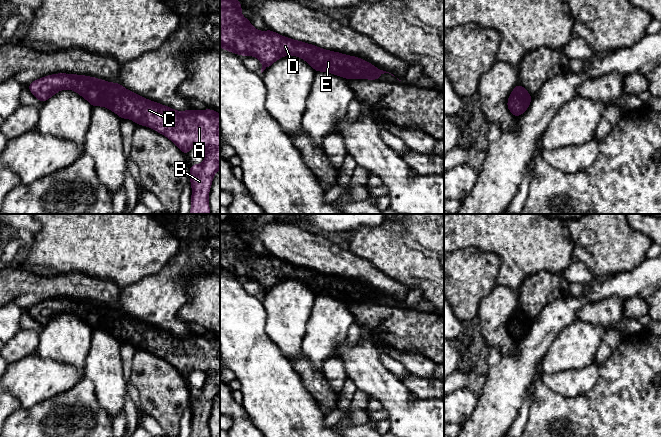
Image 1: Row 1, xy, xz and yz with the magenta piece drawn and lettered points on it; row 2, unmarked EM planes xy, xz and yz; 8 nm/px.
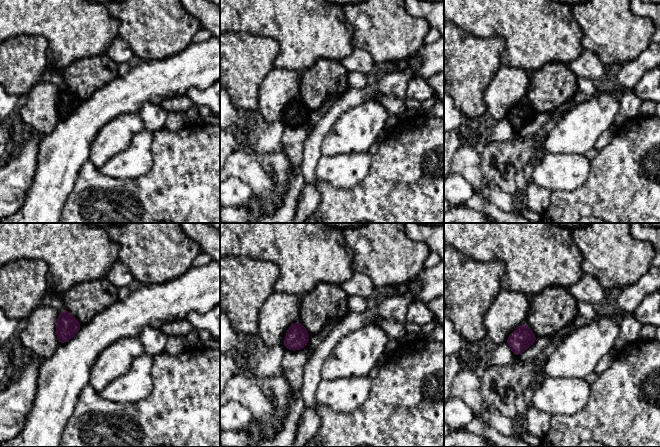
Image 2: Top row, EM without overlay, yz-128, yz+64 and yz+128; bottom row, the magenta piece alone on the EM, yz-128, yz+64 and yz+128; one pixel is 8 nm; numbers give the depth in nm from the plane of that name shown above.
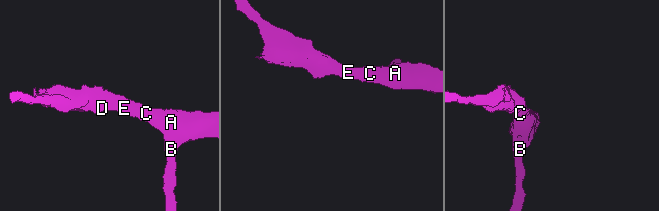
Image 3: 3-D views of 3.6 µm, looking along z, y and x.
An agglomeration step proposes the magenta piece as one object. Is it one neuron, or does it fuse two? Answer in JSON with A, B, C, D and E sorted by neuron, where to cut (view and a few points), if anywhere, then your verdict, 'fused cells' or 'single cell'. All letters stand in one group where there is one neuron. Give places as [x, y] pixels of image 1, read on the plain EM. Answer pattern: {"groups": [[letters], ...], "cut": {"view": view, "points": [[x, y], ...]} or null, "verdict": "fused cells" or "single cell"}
{"groups": [["A", "B", "C", "D", "E"]], "cut": null, "verdict": "single cell"}

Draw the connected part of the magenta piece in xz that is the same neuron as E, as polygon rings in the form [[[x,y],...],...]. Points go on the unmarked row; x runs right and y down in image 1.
[[[230,218],[220,221],[220,271],[242,281],[257,281],[262,286],[261,297],[286,279],[302,282],[316,296],[329,296],[347,304],[379,304],[382,298],[389,297],[357,280],[352,281],[293,264],[271,253],[261,256],[241,239],[242,232],[239,224]]]

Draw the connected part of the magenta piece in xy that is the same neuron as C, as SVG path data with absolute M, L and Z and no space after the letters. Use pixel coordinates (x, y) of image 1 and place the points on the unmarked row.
M51 298L26 310L41 327L60 314L73 314L92 331L104 330L121 343L130 342L137 349L153 352L177 369L186 381L192 371L203 371L207 375L204 386L200 389L190 387L190 437L210 437L209 415L214 398L220 393L219 337L210 332L204 335L175 335L127 314L118 306L84 299Z

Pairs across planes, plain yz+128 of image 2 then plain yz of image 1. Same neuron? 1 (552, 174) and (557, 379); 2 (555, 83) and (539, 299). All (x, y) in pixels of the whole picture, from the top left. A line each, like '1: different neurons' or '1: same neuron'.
1: same neuron
2: same neuron

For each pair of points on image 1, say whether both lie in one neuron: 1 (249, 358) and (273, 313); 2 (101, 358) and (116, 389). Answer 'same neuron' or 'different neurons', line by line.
1: different neurons
2: same neuron

